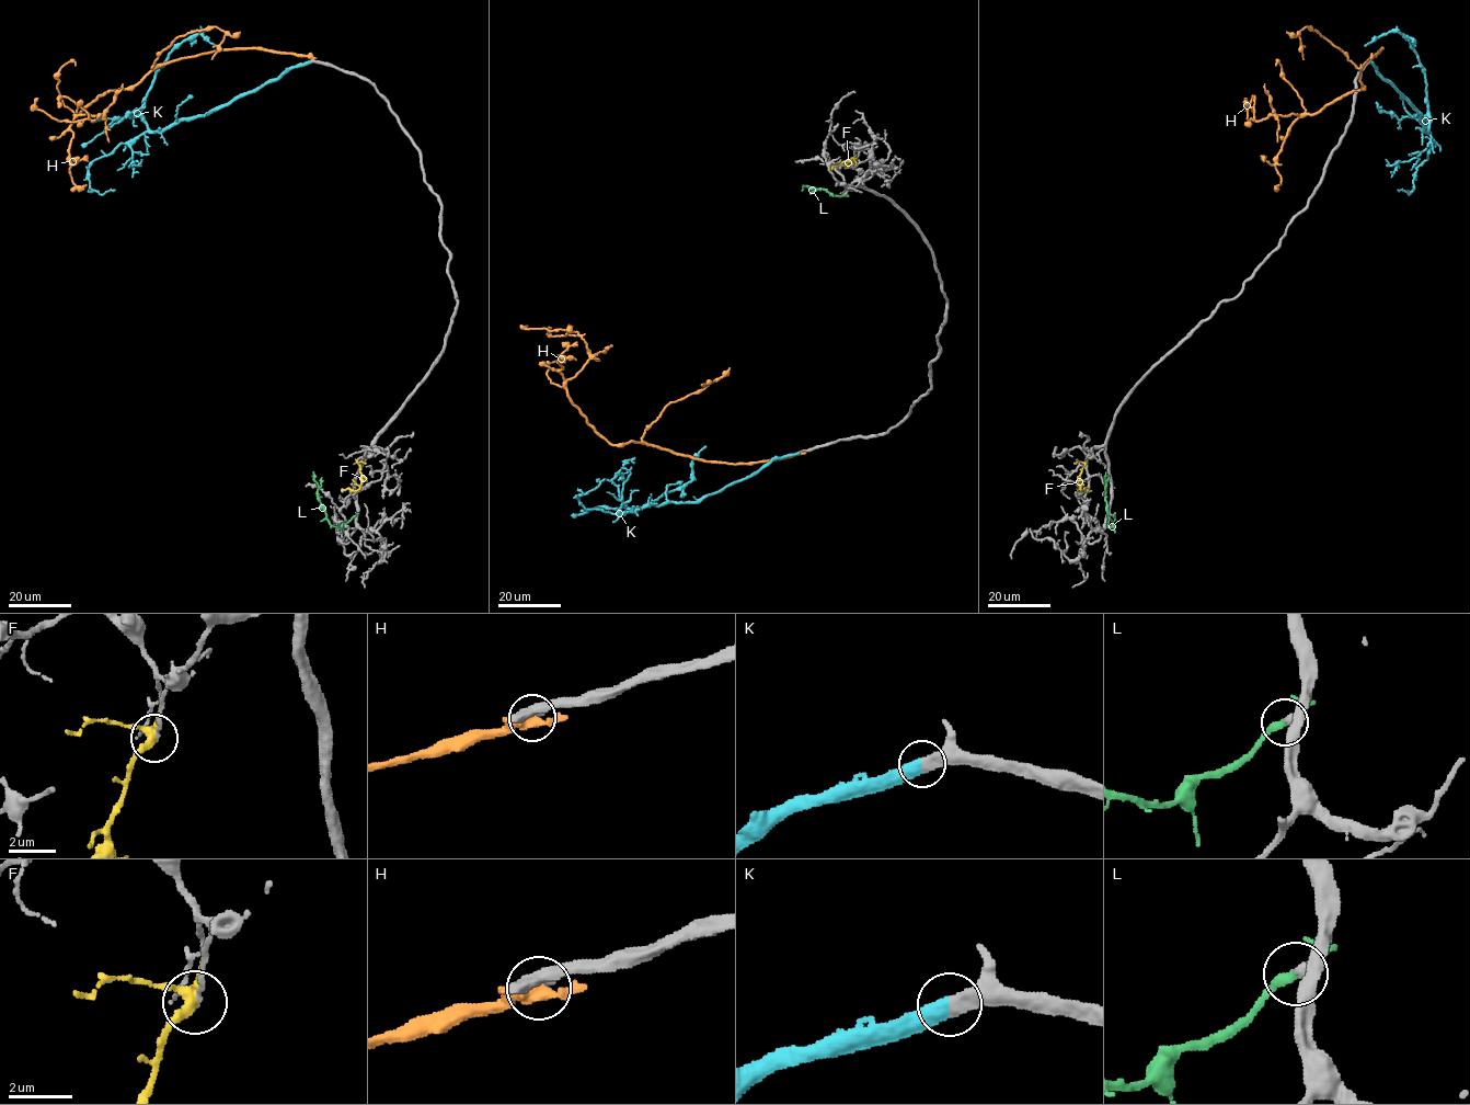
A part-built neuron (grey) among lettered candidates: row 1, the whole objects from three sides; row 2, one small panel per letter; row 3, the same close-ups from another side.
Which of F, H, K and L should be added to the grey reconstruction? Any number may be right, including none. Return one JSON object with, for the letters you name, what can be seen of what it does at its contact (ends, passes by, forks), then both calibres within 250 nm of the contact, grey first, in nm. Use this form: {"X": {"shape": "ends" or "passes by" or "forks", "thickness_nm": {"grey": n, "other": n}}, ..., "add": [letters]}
{"K": {"shape": "ends", "thickness_nm": {"grey": 440, "other": 500}}, "L": {"shape": "passes by", "thickness_nm": {"grey": 240, "other": 220}}, "add": ["K", "L"]}

